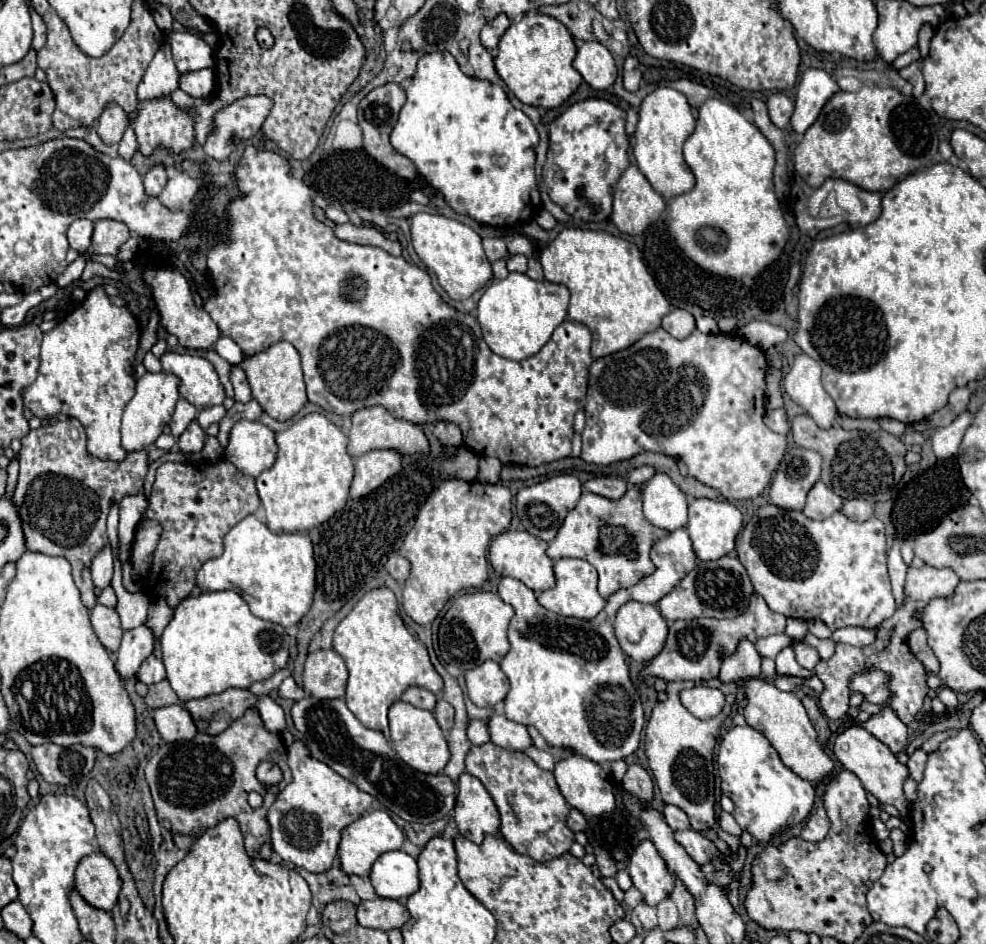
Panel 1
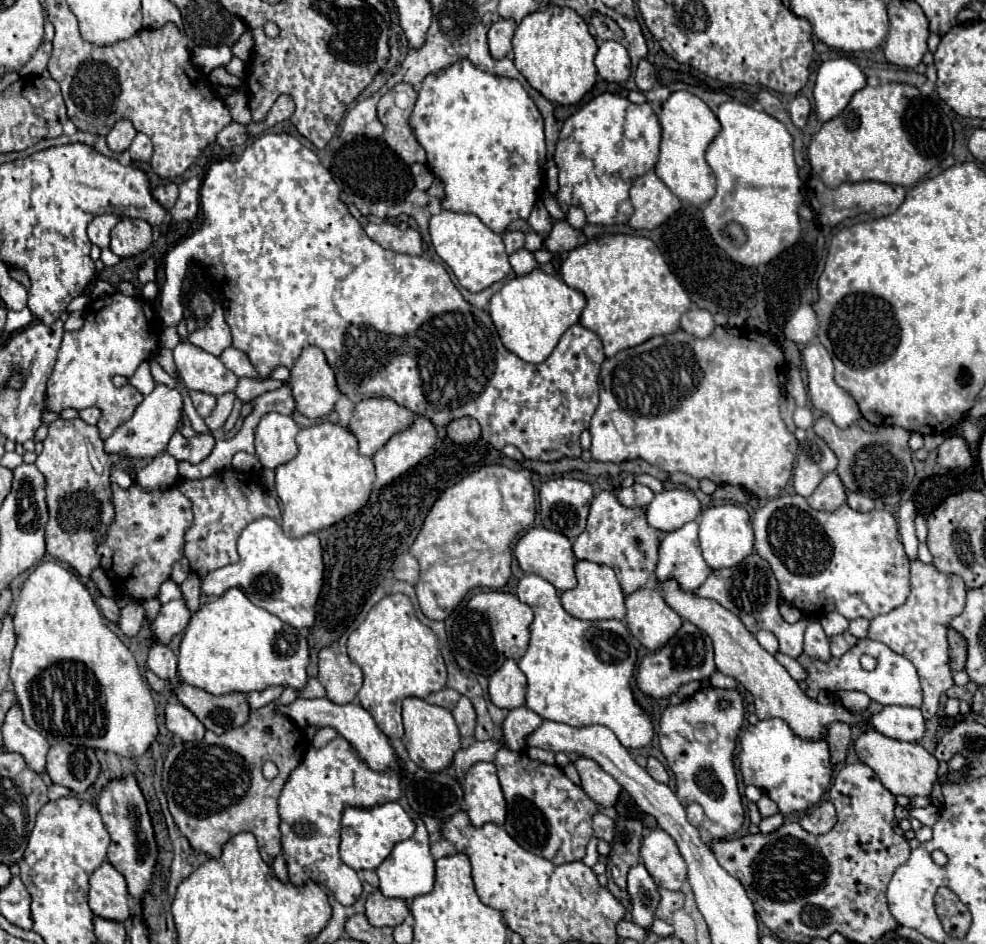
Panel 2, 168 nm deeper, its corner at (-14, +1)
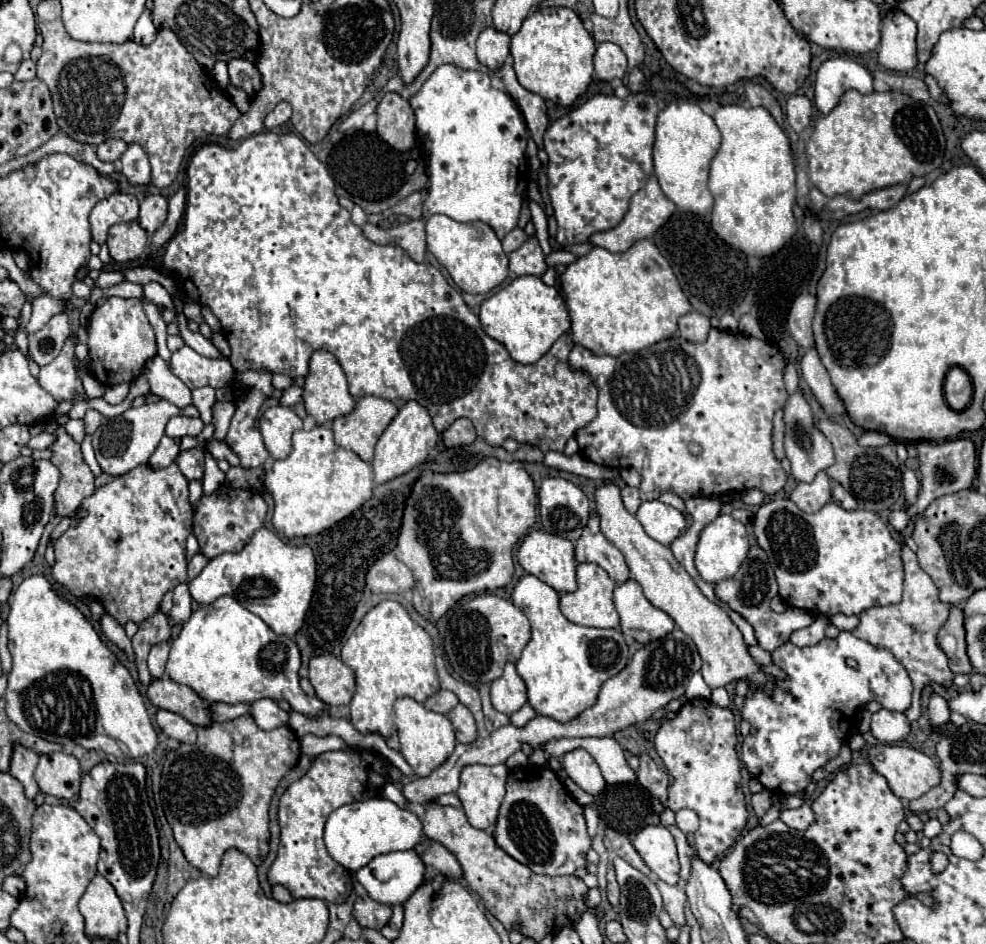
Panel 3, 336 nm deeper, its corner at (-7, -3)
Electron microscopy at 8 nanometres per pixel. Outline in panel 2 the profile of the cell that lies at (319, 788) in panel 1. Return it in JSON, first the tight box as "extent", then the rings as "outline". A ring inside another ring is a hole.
{"extent":[280,735,400,905],"outline":[[[338,735],[322,749],[310,747],[280,793],[282,855],[290,883],[304,885],[314,881],[332,891],[342,905],[352,905],[362,893],[362,883],[356,871],[342,863],[338,853],[340,811],[348,805],[372,807],[372,803],[384,803],[384,799],[396,801],[400,793],[400,773],[370,769],[344,737]]]}

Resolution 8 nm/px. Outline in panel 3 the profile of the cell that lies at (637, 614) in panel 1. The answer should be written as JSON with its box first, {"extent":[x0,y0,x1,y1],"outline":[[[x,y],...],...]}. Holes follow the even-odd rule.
{"extent":[613,579,675,645],"outline":[[[633,579],[615,587],[613,601],[621,617],[621,631],[643,645],[665,637],[675,627],[673,619],[667,613],[647,601],[641,585]]]}

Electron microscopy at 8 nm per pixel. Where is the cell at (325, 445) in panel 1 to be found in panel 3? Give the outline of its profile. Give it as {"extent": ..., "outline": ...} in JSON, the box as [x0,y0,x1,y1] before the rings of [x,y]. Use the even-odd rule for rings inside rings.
{"extent":[265,424,373,539],"outline":[[[315,424],[311,431],[293,433],[293,451],[287,459],[267,465],[265,487],[275,501],[275,531],[287,539],[299,539],[317,535],[359,509],[373,491],[373,469],[353,451],[335,445],[331,429]]]}

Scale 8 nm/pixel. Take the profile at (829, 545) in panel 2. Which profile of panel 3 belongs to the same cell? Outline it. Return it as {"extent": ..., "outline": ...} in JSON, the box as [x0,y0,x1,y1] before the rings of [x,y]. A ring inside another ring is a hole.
{"extent":[753,499,903,617],"outline":[[[771,499],[771,501],[765,501],[759,511],[755,513],[753,517],[753,537],[755,537],[755,543],[767,553],[767,559],[769,559],[769,565],[777,577],[777,585],[779,585],[779,595],[781,599],[789,605],[789,607],[799,607],[799,609],[807,609],[811,611],[813,615],[823,615],[823,617],[833,617],[837,613],[843,613],[843,615],[861,615],[861,611],[869,609],[869,607],[885,607],[885,605],[893,605],[893,603],[899,603],[901,601],[901,591],[903,591],[903,563],[901,563],[901,543],[893,539],[887,523],[883,523],[879,519],[877,513],[873,511],[845,511],[841,509],[837,503],[827,503],[821,511],[817,513],[803,513],[791,499]]]}

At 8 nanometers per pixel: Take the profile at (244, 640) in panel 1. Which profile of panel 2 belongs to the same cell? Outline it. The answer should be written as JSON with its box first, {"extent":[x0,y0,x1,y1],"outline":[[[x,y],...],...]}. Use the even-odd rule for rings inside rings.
{"extent":[178,589,308,695],"outline":[[[230,589],[194,611],[178,651],[180,679],[212,695],[250,693],[276,685],[302,691],[308,679],[306,667],[306,637],[266,609],[252,605],[240,589]]]}

